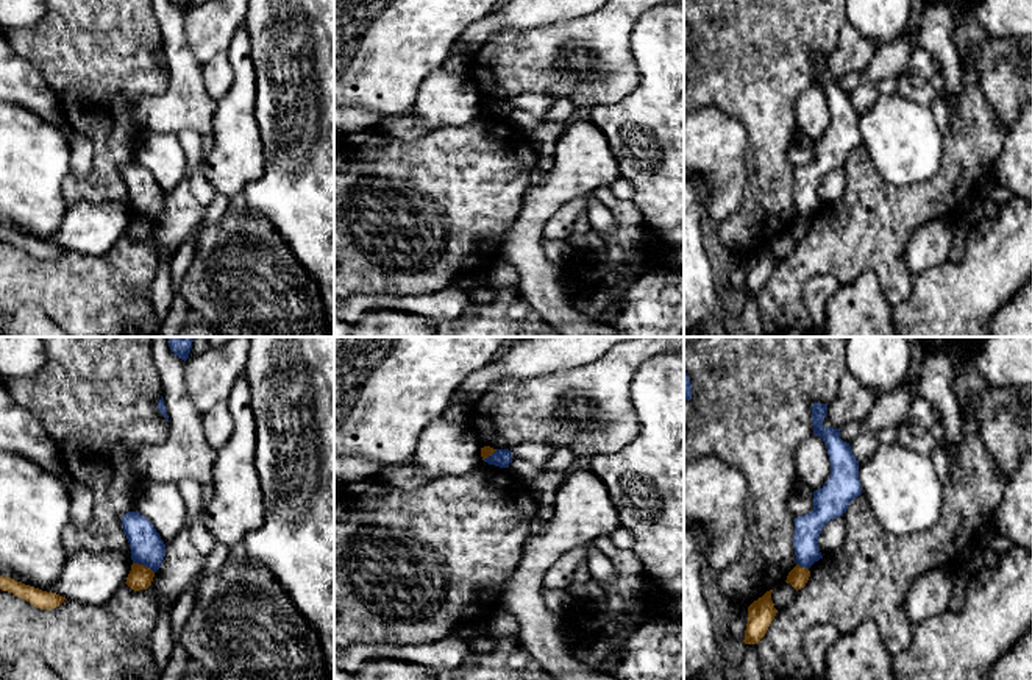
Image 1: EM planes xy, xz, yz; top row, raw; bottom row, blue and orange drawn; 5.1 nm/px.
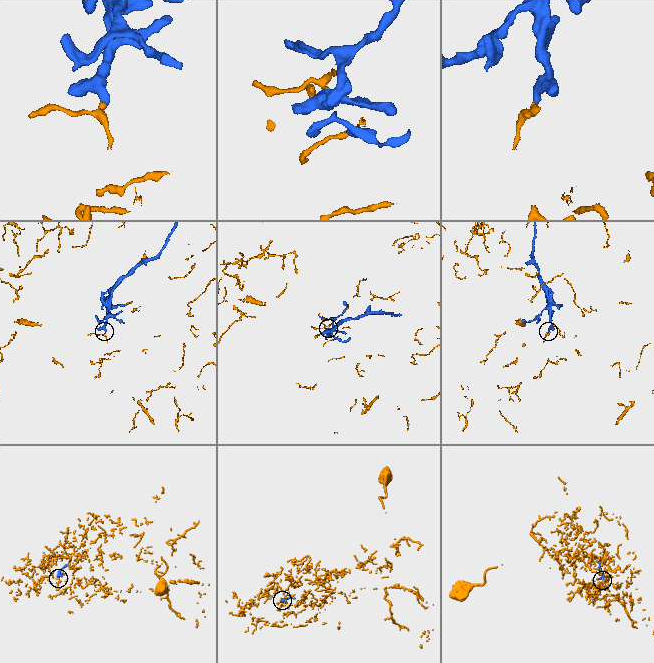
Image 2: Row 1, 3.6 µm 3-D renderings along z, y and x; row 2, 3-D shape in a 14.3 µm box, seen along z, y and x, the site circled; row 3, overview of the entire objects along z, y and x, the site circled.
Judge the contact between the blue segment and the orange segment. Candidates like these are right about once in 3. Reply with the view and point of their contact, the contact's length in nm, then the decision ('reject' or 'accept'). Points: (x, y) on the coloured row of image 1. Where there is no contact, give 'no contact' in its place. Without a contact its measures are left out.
meets blue in xy at (144, 565); contact 130 nm long; reject

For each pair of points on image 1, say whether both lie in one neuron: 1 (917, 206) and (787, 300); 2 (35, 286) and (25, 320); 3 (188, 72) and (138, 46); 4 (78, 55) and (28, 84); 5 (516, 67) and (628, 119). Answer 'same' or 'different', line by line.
1: same
2: different
3: different
4: different
5: different

